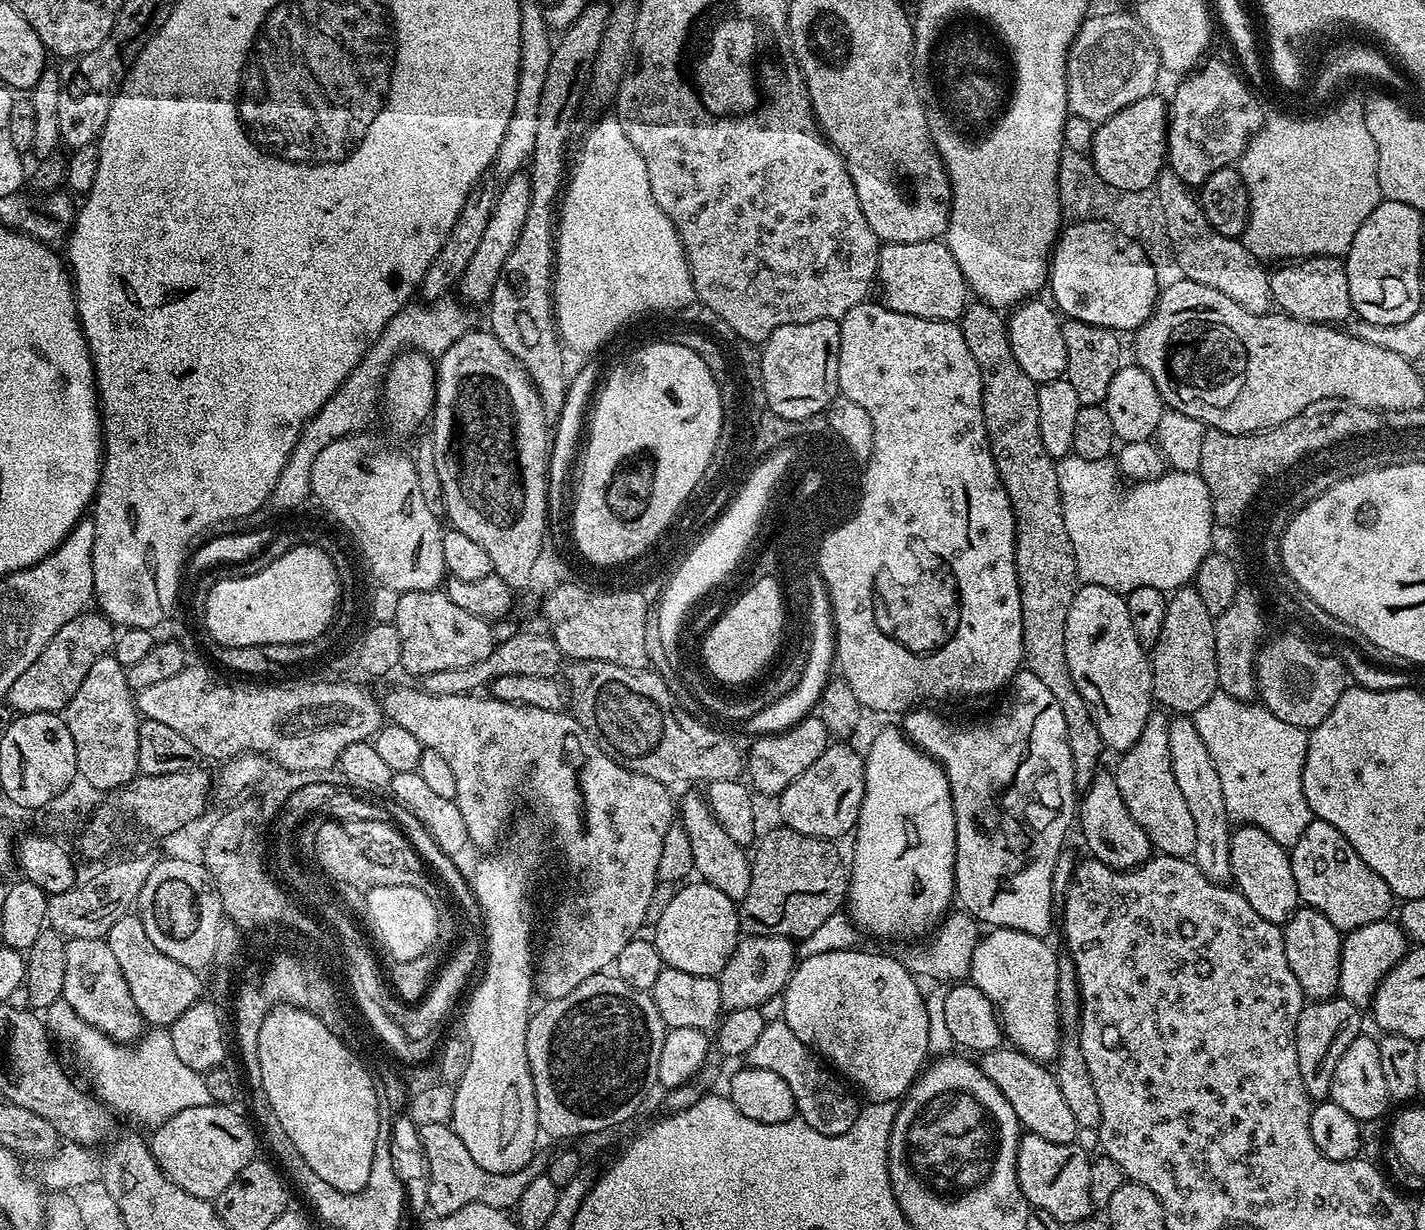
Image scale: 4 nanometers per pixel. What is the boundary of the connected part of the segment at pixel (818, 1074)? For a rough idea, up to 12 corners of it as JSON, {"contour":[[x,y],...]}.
{"contour":[[765,1023],[749,1068],[774,1070],[799,1119],[846,1134],[861,1105],[786,1026]]}

